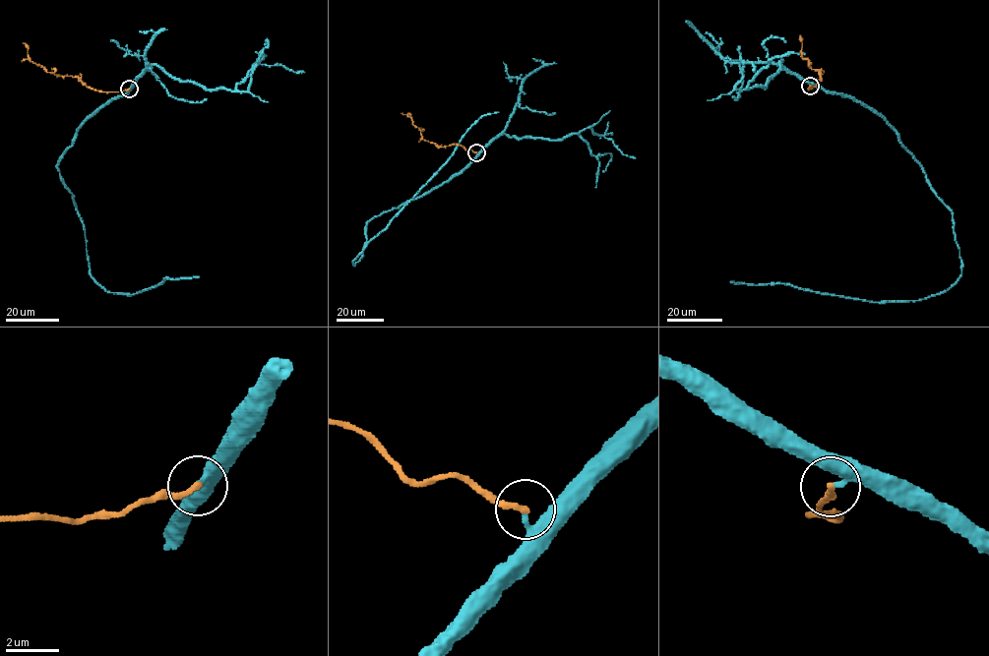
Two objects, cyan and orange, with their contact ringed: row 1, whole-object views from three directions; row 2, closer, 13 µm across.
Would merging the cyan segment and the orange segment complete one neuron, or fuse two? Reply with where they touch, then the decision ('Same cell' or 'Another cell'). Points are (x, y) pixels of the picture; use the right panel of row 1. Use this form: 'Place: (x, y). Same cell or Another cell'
Place: (810, 86). Same cell

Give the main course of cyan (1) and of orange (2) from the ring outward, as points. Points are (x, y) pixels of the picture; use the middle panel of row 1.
1: (476, 152), (474, 159), (450, 178), (367, 222), (362, 258), (352, 265), (445, 163), (476, 121), (498, 112)
2: (476, 152), (462, 146), (438, 147), (425, 141), (407, 112)

